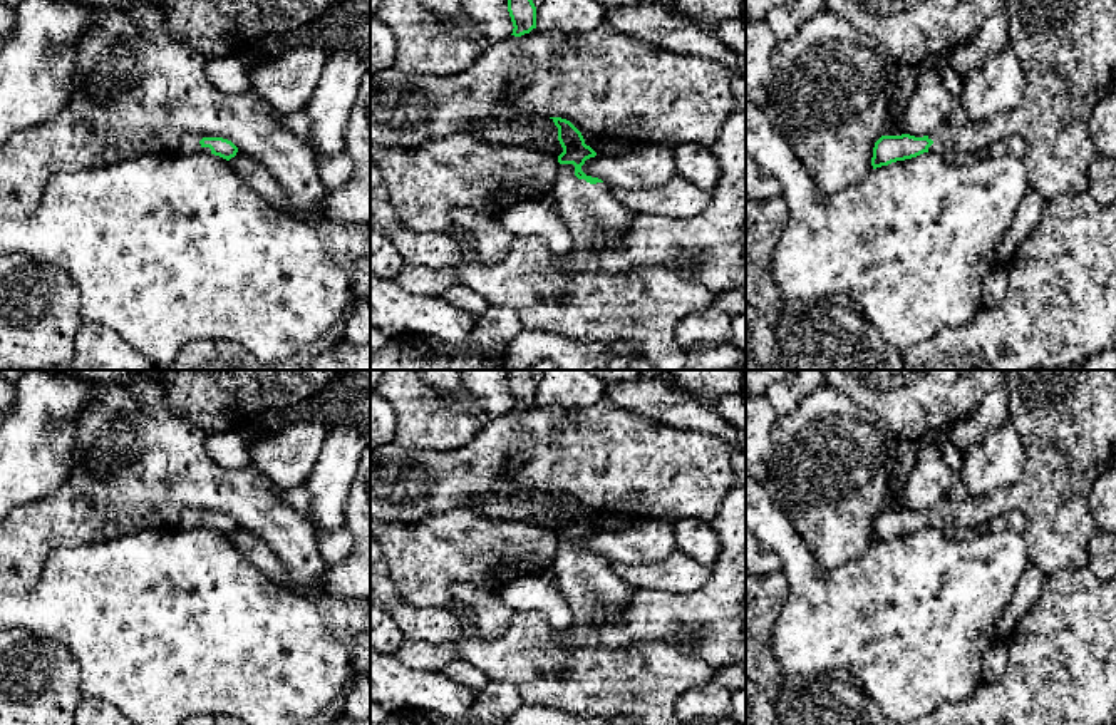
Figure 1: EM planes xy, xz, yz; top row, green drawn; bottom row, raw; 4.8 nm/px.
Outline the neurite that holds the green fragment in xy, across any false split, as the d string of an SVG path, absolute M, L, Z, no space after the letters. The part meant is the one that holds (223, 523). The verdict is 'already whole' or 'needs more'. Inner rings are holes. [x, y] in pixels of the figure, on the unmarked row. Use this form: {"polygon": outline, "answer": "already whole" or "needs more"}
{"polygon": "M188 507L181 512L178 529L199 529L199 527L208 527L220 531L226 536L236 531L238 522L223 512L209 512L199 507Z", "answer": "needs more"}

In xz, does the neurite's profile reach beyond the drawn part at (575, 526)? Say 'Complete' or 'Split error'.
Split error

